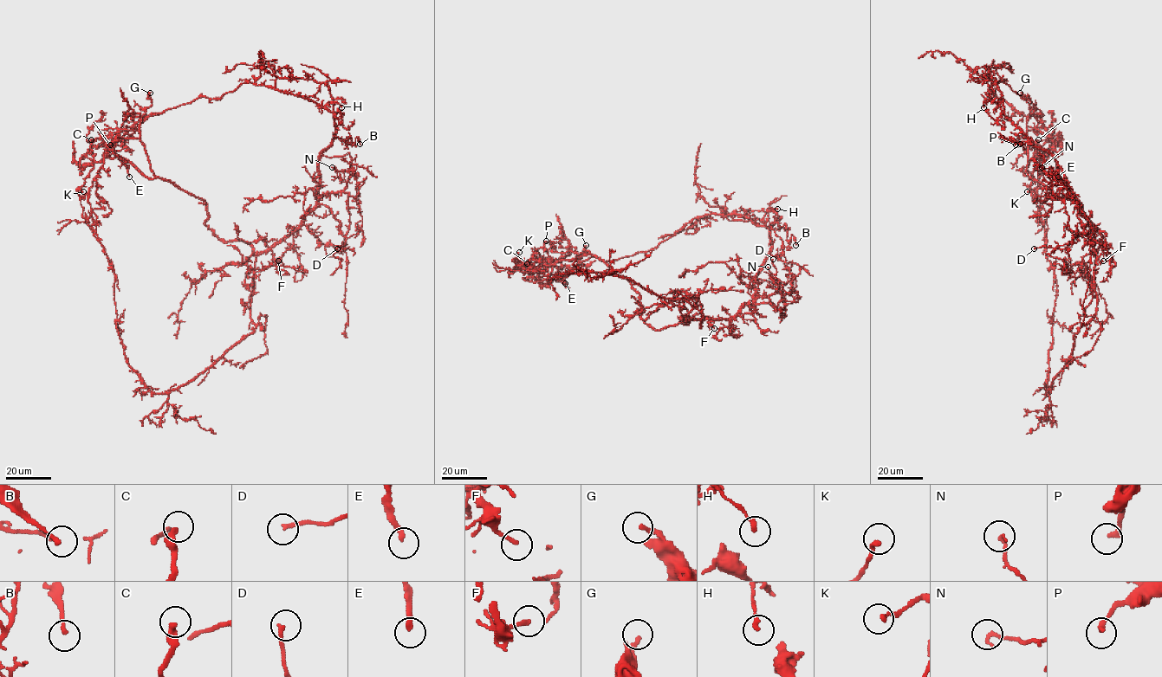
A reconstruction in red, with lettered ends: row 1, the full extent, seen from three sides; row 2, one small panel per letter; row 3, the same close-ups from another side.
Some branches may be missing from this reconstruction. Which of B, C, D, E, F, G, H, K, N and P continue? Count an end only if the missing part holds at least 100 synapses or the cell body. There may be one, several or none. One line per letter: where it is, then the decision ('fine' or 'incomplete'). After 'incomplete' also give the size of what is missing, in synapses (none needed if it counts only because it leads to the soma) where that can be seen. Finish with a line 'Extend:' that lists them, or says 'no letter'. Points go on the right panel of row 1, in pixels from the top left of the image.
B: at (1020, 144); fine
C: at (1038, 139); fine
D: at (1034, 248); fine
E: at (1058, 177); fine
F: at (1103, 261); fine
G: at (1020, 93); fine
H: at (983, 107); fine
K: at (1027, 191); fine
N: at (1041, 167); fine
P: at (1015, 145); fine
Extend: no letter

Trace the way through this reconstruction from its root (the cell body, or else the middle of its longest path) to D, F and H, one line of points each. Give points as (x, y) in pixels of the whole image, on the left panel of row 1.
D: (191, 103), (249, 81), (332, 112), (335, 132), (321, 155), (318, 203), (346, 238), (337, 248)
F: (191, 103), (141, 118), (150, 170), (201, 198), (220, 238), (253, 254), (271, 249), (278, 261)
H: (191, 103), (204, 96), (219, 99), (242, 83), (249, 81), (308, 98), (321, 106), (330, 101), (341, 107)

